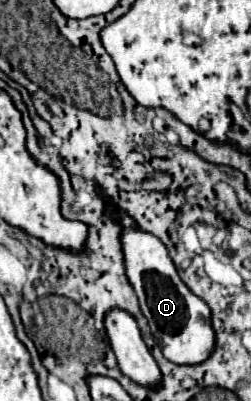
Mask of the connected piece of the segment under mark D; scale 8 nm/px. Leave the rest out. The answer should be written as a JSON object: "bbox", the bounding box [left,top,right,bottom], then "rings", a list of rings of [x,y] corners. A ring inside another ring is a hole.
{"bbox":[97,188,215,364],"rings":[[[97,188],[101,200],[105,202],[105,210],[111,220],[115,220],[121,226],[121,250],[123,250],[123,266],[125,274],[129,278],[129,284],[133,286],[143,316],[147,318],[151,326],[151,334],[159,348],[163,350],[165,358],[175,364],[199,364],[203,362],[215,346],[215,334],[209,322],[209,306],[197,298],[179,278],[165,244],[149,234],[143,232],[129,214],[125,214],[121,208],[117,208],[103,192]]]}

